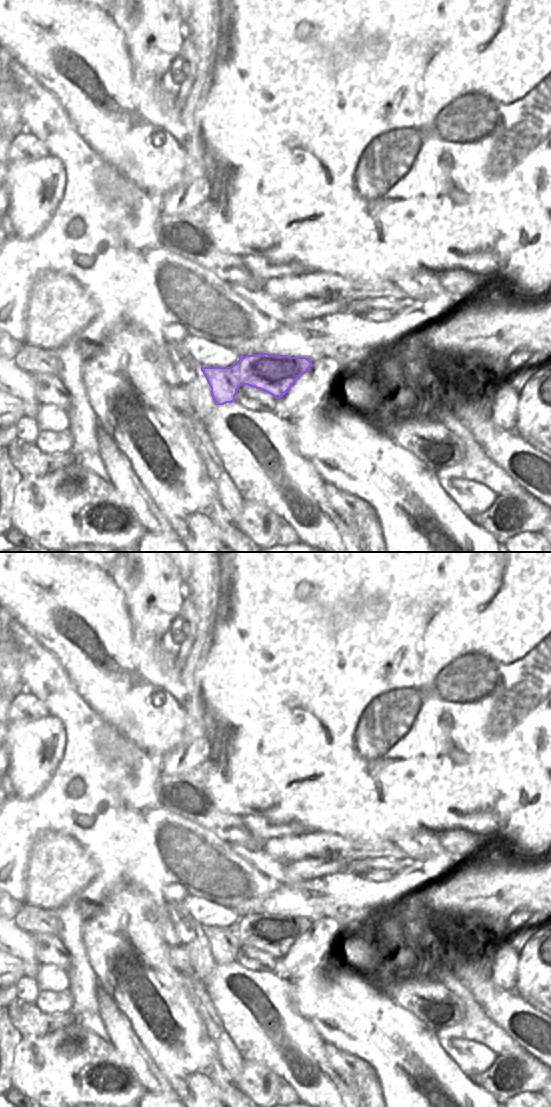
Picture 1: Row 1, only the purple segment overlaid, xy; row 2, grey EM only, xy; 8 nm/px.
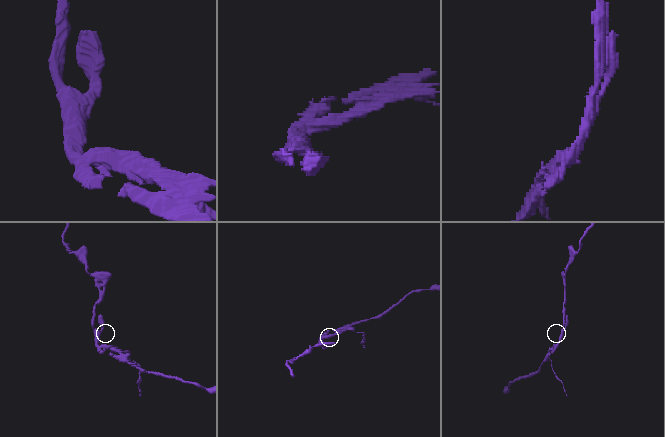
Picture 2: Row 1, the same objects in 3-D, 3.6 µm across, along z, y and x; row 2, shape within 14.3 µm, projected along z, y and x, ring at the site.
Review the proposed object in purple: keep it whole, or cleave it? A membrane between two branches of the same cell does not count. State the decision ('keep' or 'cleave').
cleave

